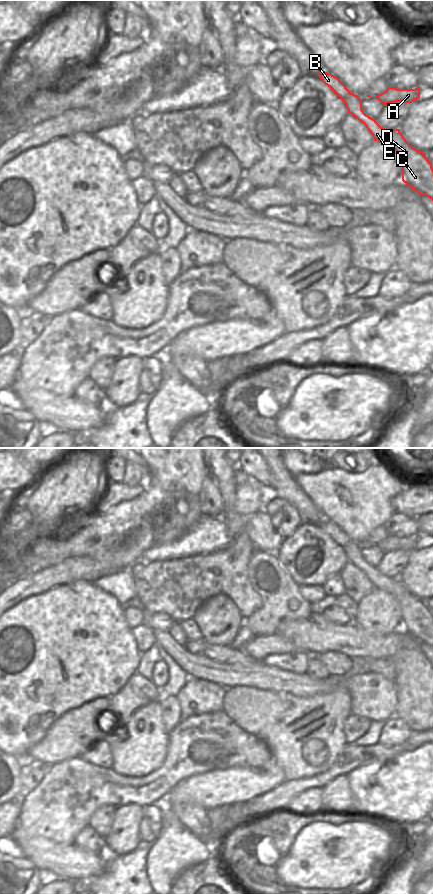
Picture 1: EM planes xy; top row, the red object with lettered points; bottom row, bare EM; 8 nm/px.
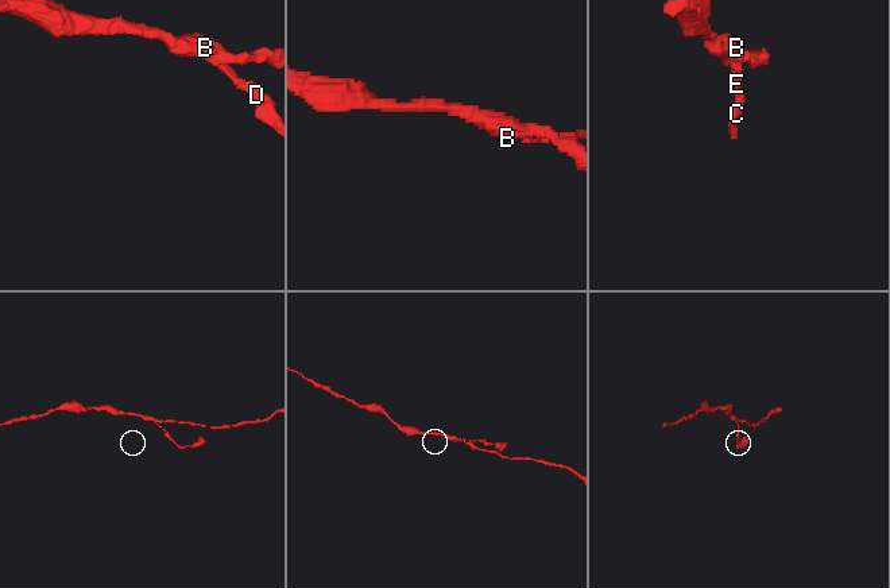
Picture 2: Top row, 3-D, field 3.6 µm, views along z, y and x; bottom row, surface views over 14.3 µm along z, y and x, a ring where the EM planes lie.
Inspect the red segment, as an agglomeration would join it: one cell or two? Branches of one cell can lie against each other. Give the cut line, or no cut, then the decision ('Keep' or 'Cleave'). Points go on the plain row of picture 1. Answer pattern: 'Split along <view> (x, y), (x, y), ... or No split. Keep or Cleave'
No split. Keep.

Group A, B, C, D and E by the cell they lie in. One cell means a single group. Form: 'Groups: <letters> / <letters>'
Groups: A B C D E.

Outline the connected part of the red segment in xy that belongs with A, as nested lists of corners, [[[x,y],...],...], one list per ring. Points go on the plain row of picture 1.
[[[388,535],[383,541],[376,544],[378,549],[387,553],[397,549],[405,551],[412,551],[420,546],[420,535],[415,537],[397,537],[395,535]]]

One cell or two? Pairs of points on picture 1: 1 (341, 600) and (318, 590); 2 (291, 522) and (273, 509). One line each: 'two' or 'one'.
1: two
2: one

